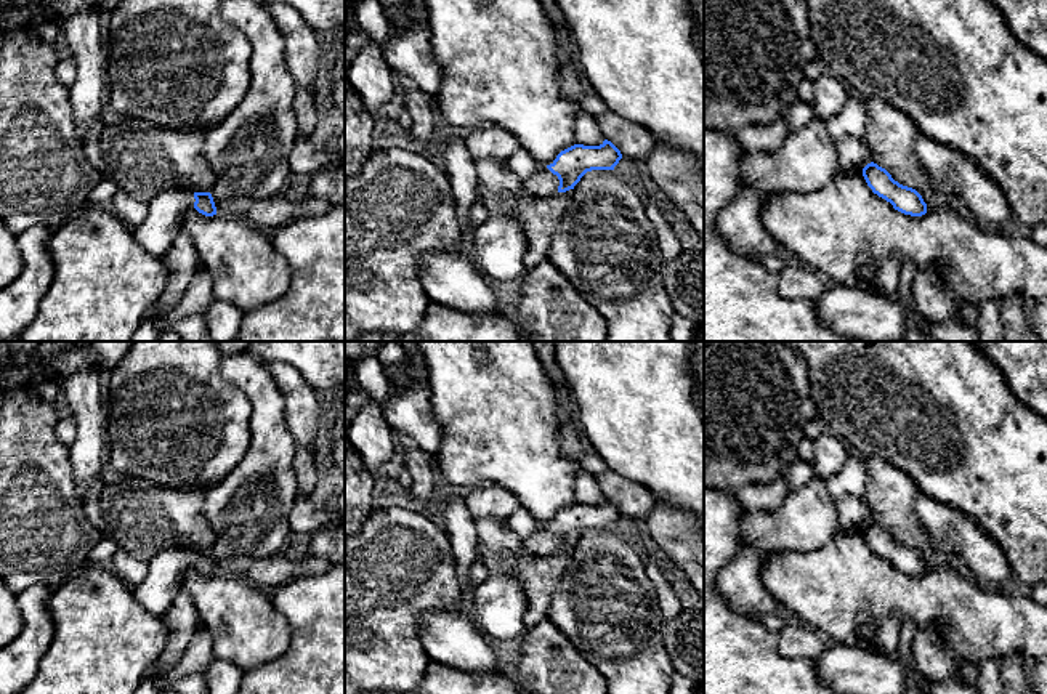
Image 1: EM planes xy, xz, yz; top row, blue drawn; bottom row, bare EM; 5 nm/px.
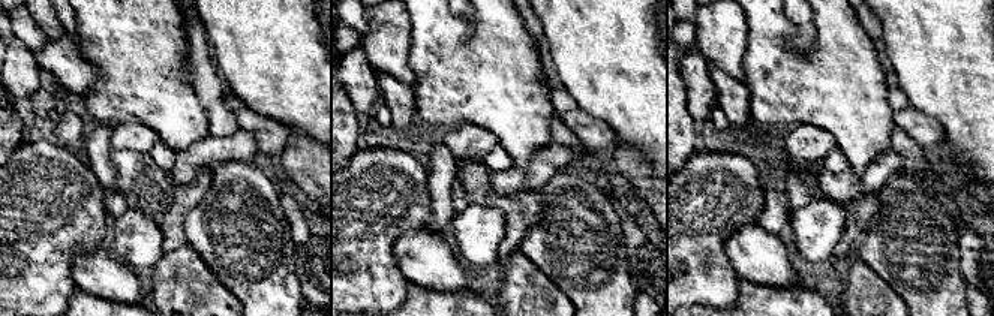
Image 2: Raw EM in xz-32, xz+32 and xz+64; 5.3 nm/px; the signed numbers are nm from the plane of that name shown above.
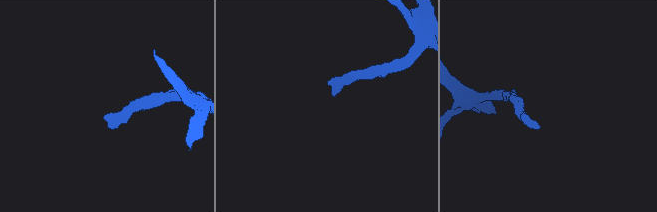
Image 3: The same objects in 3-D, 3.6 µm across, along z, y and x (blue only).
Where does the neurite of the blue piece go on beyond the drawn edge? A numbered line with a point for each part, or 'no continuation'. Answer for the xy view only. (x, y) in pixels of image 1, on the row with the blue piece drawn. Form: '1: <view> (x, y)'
1: xy (165, 212)

